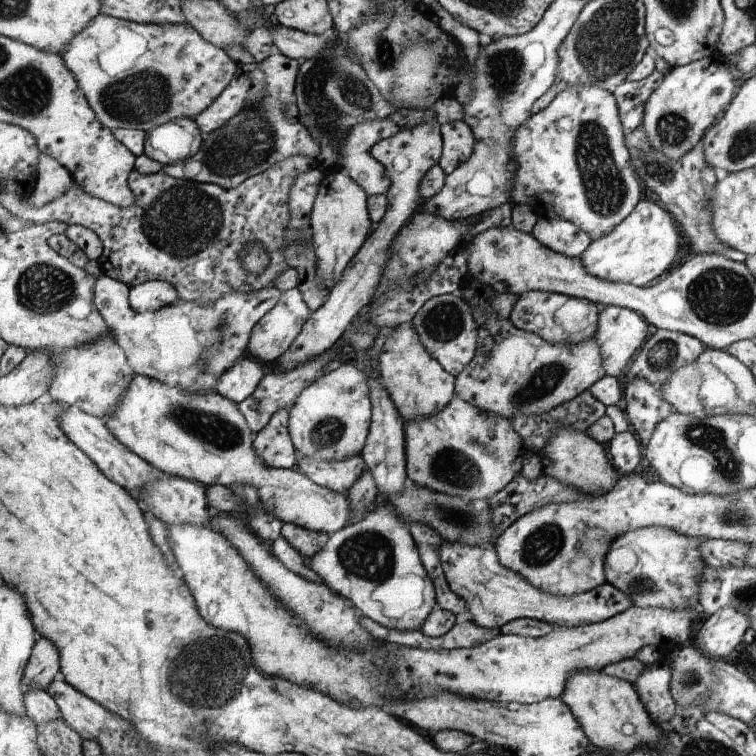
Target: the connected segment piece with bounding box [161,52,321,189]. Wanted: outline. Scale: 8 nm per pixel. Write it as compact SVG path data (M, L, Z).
M273 53L259 63L259 68L267 76L267 96L247 106L239 116L229 120L223 128L208 133L201 150L184 160L162 166L161 170L169 176L189 179L200 183L215 183L223 188L233 189L241 186L248 178L269 170L291 156L316 158L321 154L321 144L309 134L300 122L289 122L287 108L296 103L296 82L300 76L302 61L289 58L285 54Z

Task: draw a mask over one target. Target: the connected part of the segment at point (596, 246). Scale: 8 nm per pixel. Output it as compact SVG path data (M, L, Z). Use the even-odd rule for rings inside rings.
M641 200L633 214L621 222L613 232L592 242L581 257L581 262L589 274L605 282L649 286L673 268L679 254L683 254L684 245L686 243L675 215L665 210L657 200Z

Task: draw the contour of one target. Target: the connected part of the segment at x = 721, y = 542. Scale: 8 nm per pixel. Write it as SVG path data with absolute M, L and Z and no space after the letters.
M709 539L701 544L704 562L713 568L739 568L745 564L749 544L741 540Z

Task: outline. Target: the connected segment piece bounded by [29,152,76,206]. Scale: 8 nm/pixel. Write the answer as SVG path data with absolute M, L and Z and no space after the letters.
M42 152L37 170L37 184L29 200L32 201L33 206L45 206L61 198L75 183L73 175L65 166Z

